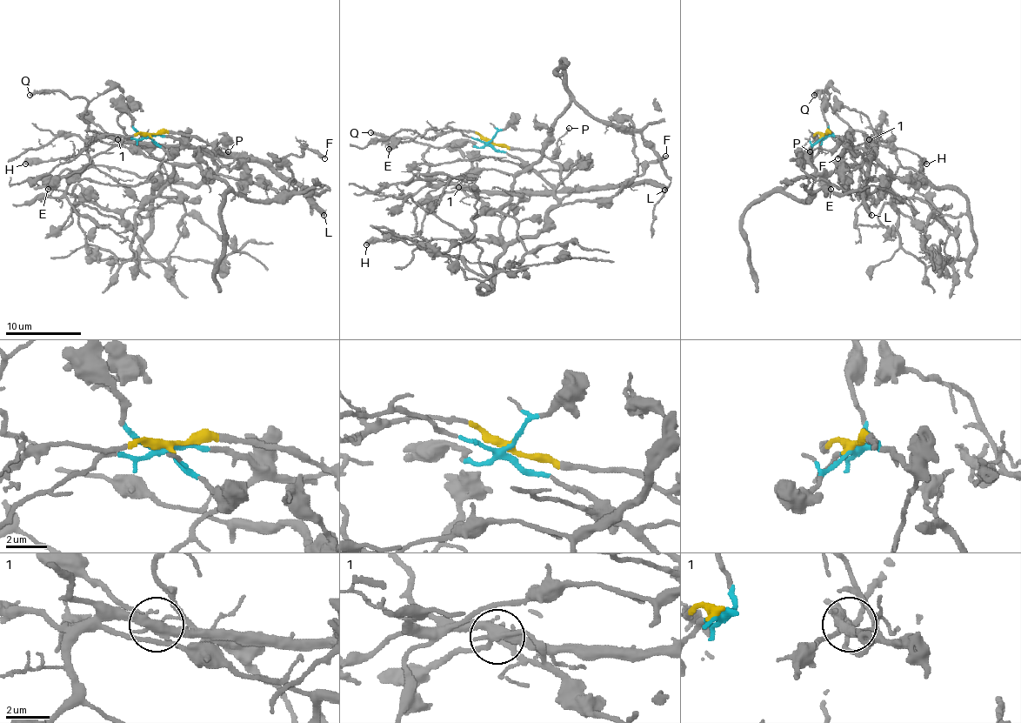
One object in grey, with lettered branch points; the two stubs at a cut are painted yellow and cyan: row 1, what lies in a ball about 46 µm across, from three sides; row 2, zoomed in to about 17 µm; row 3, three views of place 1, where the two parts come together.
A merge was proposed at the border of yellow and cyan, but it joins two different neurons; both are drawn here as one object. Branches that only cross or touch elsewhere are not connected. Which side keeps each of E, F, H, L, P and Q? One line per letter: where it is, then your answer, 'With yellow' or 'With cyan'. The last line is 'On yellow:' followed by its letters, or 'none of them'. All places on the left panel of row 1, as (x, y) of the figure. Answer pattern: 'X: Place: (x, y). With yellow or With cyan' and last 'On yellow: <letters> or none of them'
E: Place: (48, 189). With cyan
F: Place: (324, 158). With yellow
H: Place: (25, 164). With yellow
L: Place: (323, 215). With yellow
P: Place: (228, 151). With yellow
Q: Place: (30, 95). With yellow
On yellow: F, H, L, P, Q

